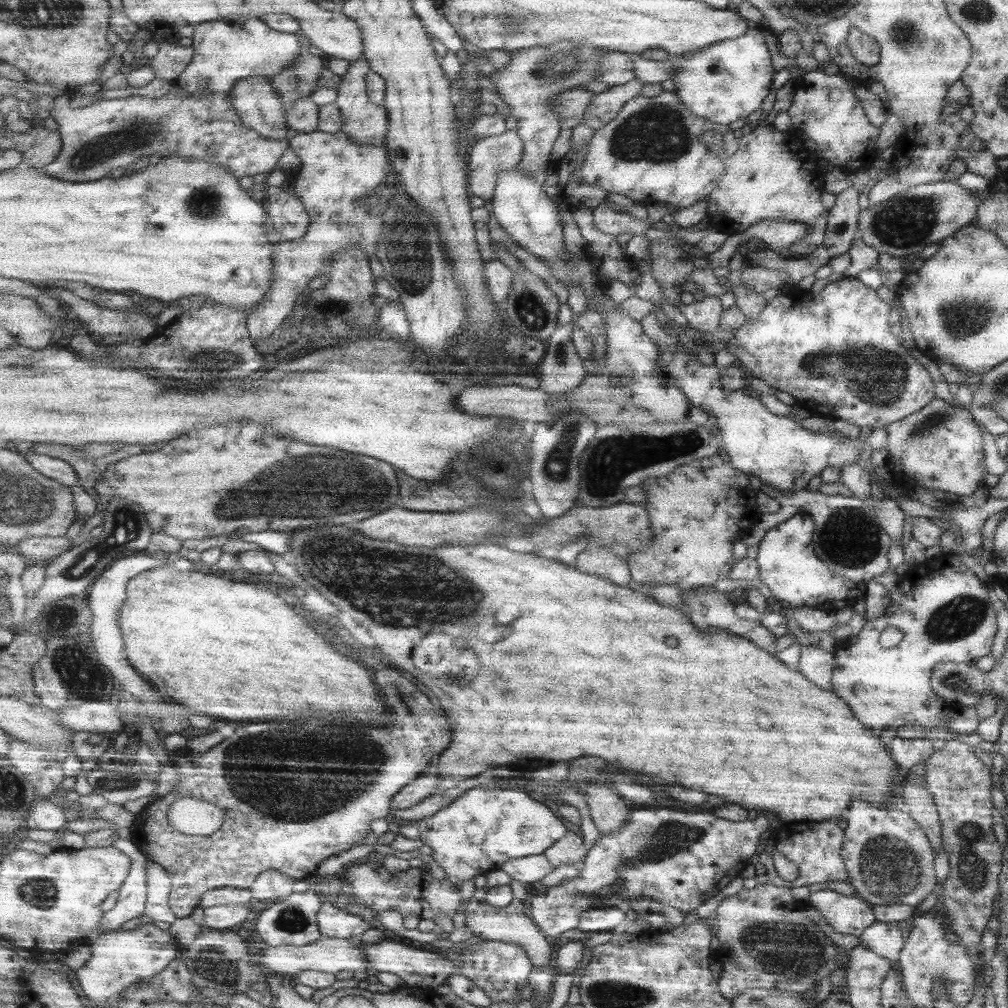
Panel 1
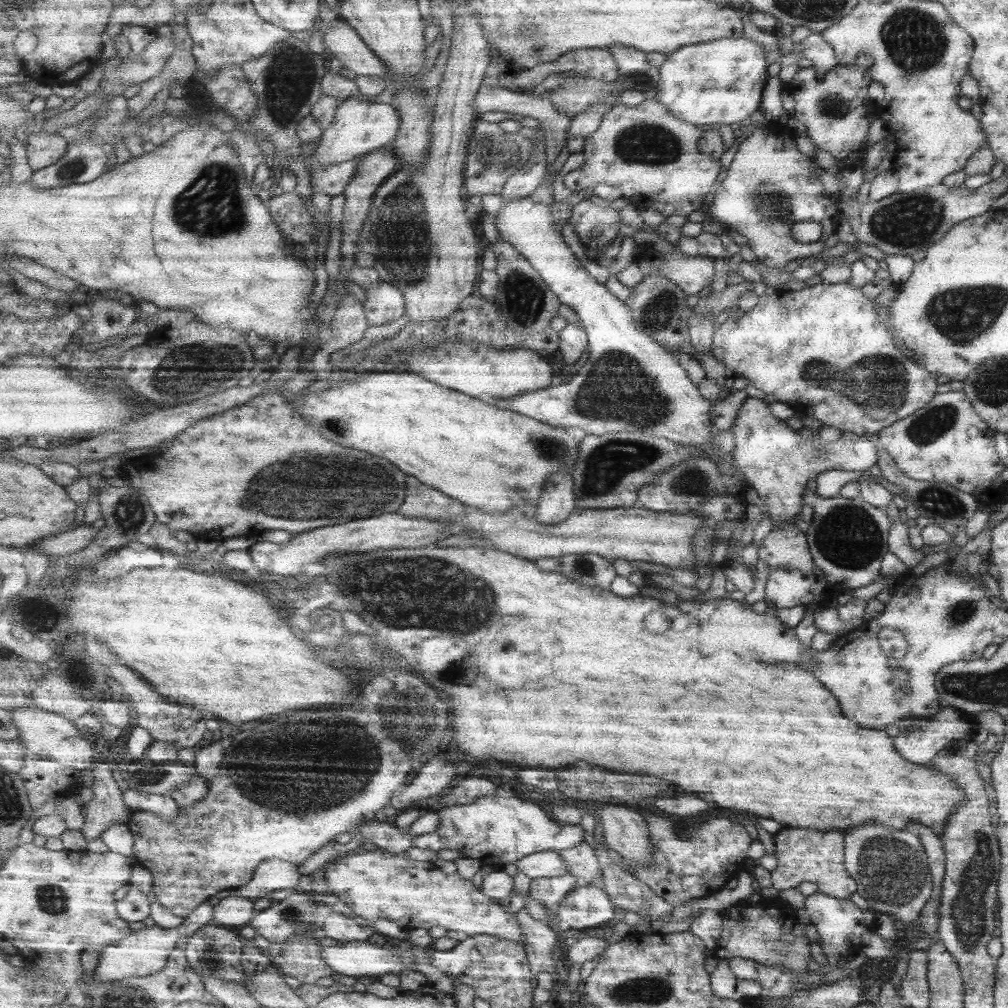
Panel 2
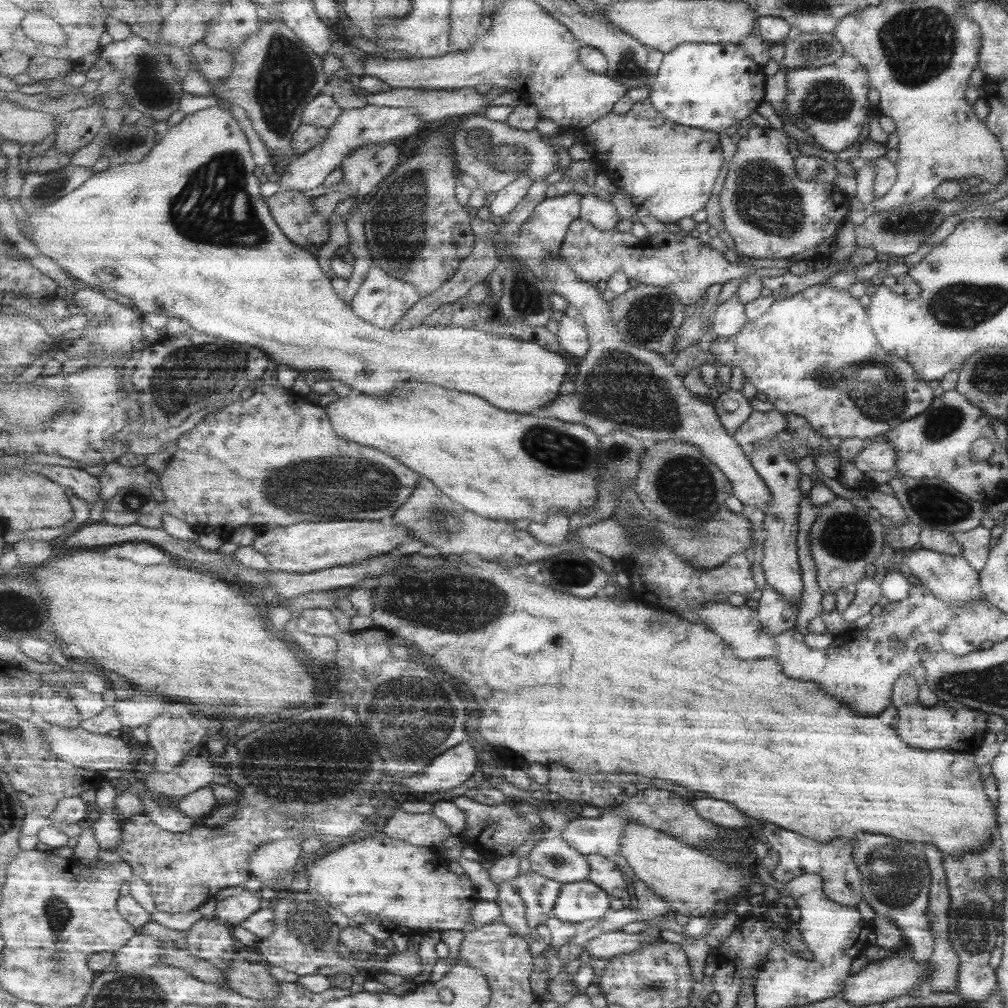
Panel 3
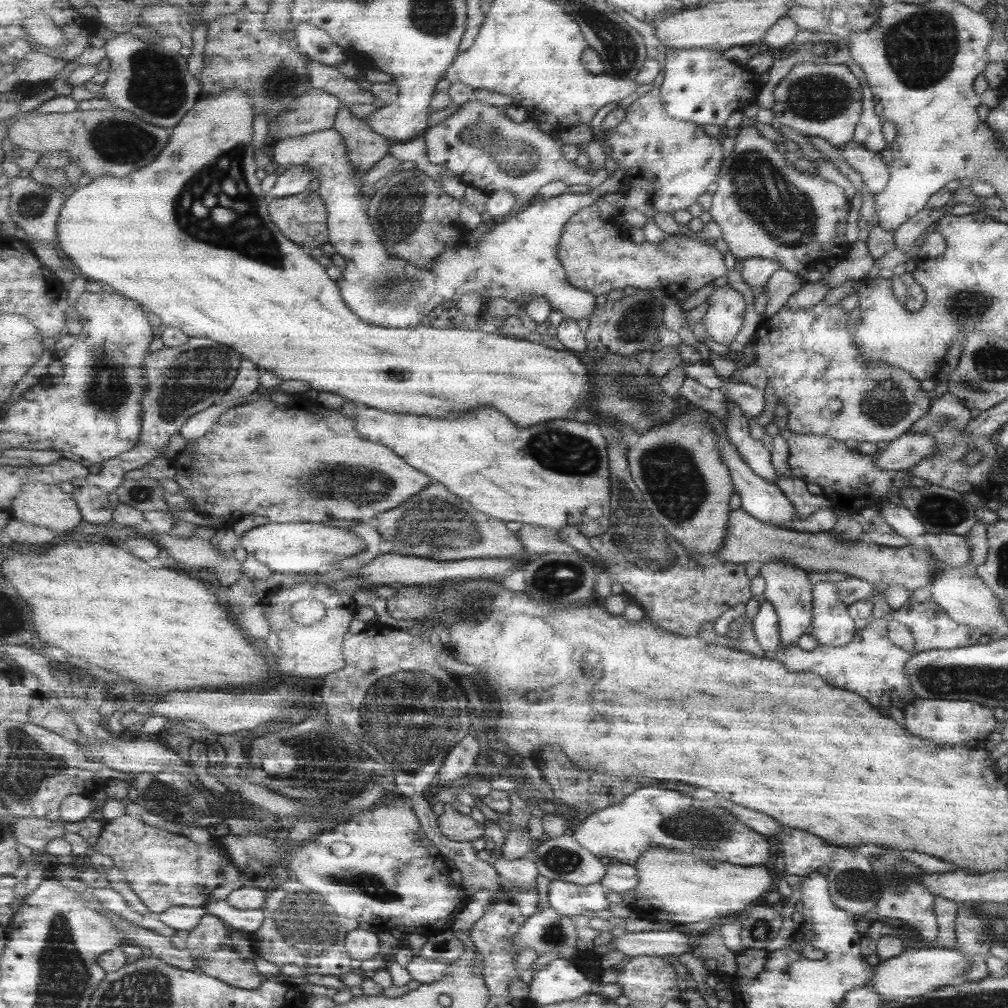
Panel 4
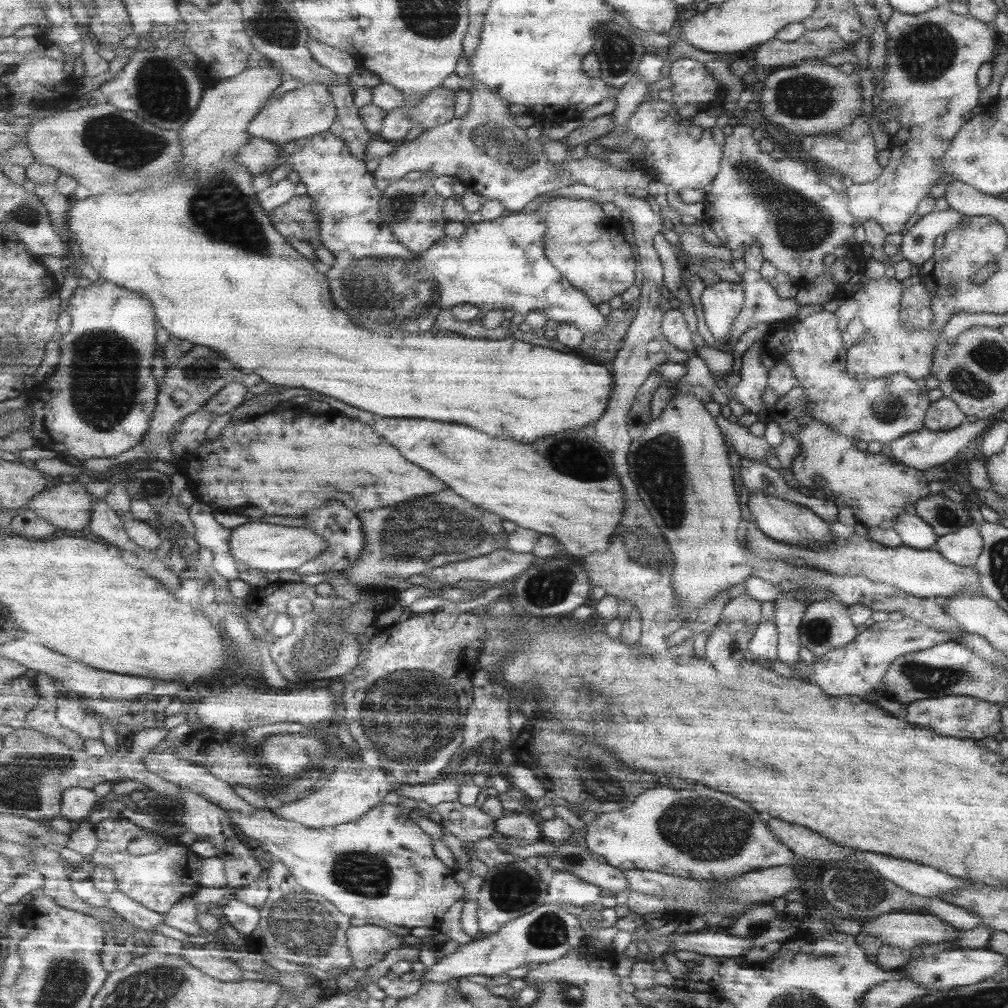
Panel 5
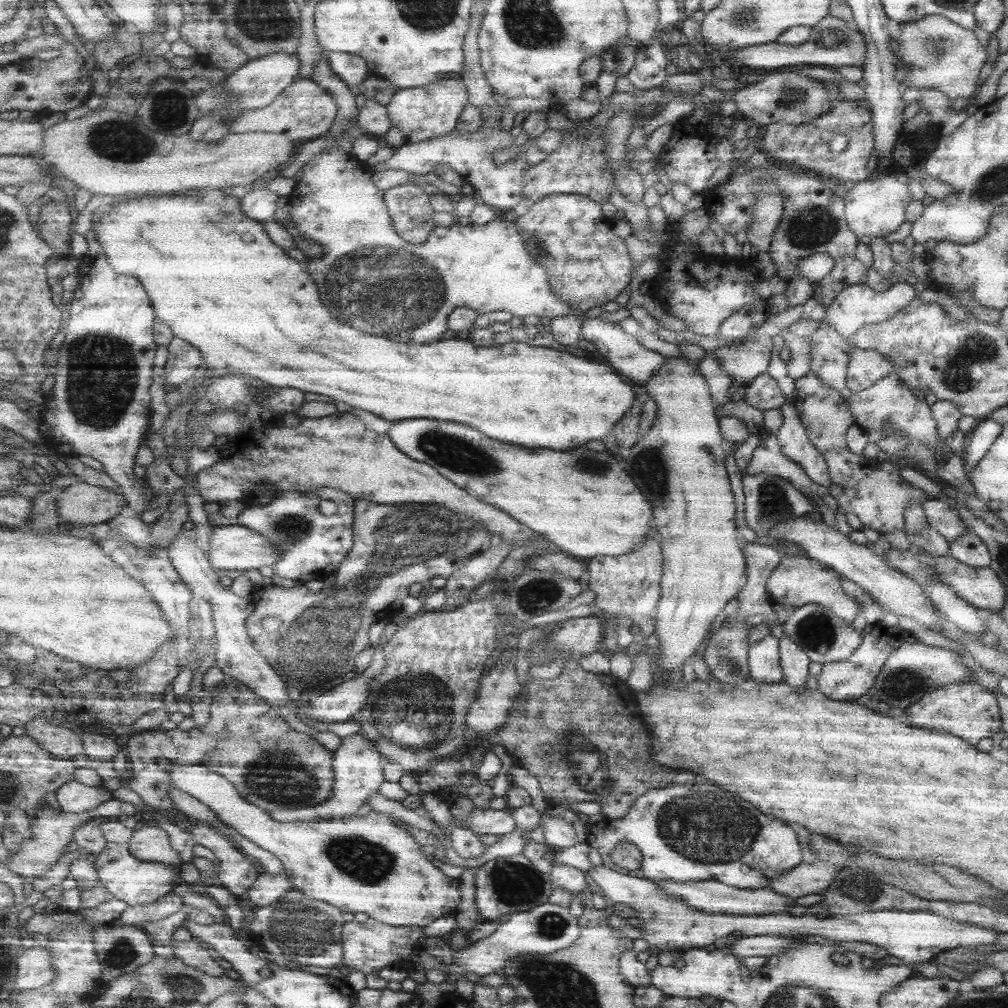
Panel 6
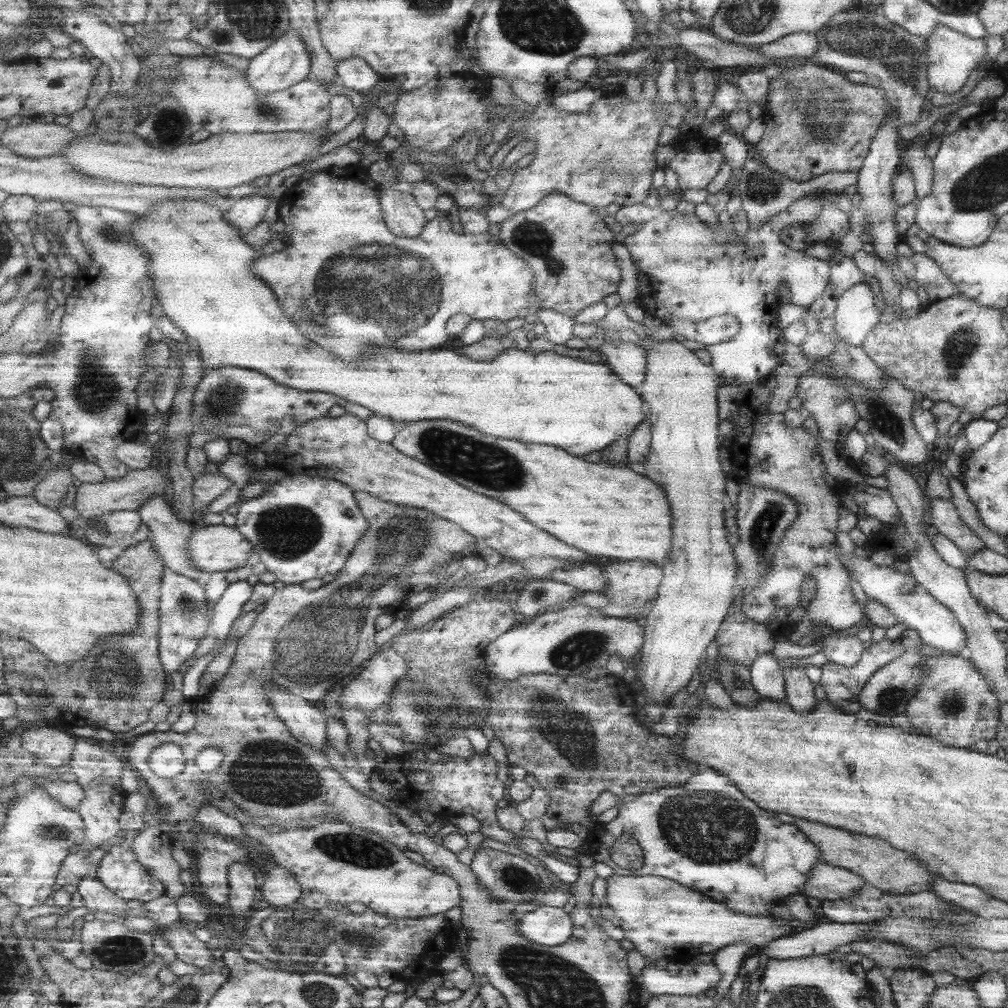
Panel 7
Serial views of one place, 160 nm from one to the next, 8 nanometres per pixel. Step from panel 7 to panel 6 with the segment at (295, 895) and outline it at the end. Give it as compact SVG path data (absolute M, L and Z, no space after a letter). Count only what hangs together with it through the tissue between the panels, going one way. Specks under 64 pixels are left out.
M263 872L245 897L254 904L254 908L269 907L289 895L293 884L286 874Z

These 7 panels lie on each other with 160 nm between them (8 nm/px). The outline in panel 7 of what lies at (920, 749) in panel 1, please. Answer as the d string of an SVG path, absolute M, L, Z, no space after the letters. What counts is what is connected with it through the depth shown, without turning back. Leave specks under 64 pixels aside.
M957 655L926 656L916 689L905 705L904 715L921 734L929 734L941 744L965 749L978 740L994 738L999 724L998 701L984 676L967 659Z

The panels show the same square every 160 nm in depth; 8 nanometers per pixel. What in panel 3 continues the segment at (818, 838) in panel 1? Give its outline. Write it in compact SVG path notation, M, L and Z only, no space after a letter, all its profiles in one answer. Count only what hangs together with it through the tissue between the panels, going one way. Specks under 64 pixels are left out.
M765 823L761 840L775 850L779 862L774 868L771 879L786 883L799 875L819 875L822 880L824 896L841 906L856 907L861 898L861 875L852 859L852 842L843 838L834 838L829 842L817 842L810 838L795 834L773 823Z

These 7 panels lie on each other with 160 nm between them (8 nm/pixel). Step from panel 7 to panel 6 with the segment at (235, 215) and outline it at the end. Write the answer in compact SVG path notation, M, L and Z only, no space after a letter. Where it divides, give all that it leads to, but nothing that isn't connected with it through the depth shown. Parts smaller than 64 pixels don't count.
M268 186L262 189L251 189L241 199L243 213L257 222L272 221L279 197Z

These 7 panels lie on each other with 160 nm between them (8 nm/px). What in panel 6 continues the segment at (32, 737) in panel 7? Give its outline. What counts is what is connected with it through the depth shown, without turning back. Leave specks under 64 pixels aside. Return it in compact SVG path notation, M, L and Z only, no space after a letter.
M50 714L36 716L24 727L25 734L33 737L47 752L51 752L55 756L65 760L74 760L77 756L80 756L80 754L84 754L84 742L82 736L77 732L73 732L73 730L51 724L49 719L51 719Z

